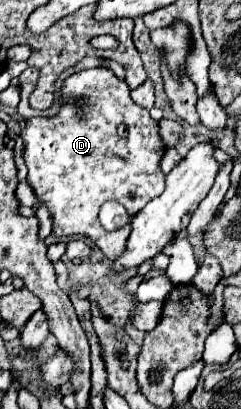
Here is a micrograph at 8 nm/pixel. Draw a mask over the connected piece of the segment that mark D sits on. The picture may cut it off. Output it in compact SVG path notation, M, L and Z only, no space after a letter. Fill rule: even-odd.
M85 69L71 75L63 83L63 95L67 95L67 103L61 107L61 113L55 117L31 117L27 119L27 127L21 131L25 139L25 163L29 169L27 181L39 195L39 199L49 207L53 215L57 237L67 235L85 235L89 237L105 257L117 259L121 251L125 251L125 239L129 237L129 225L119 227L117 231L105 231L99 223L97 211L107 199L115 199L123 203L129 215L137 215L151 199L161 195L165 187L165 175L161 173L159 161L165 153L163 139L159 135L157 121L151 119L147 109L141 109L131 99L131 89L125 81L117 79L111 69ZM125 123L129 127L127 137L117 135L117 125Z

